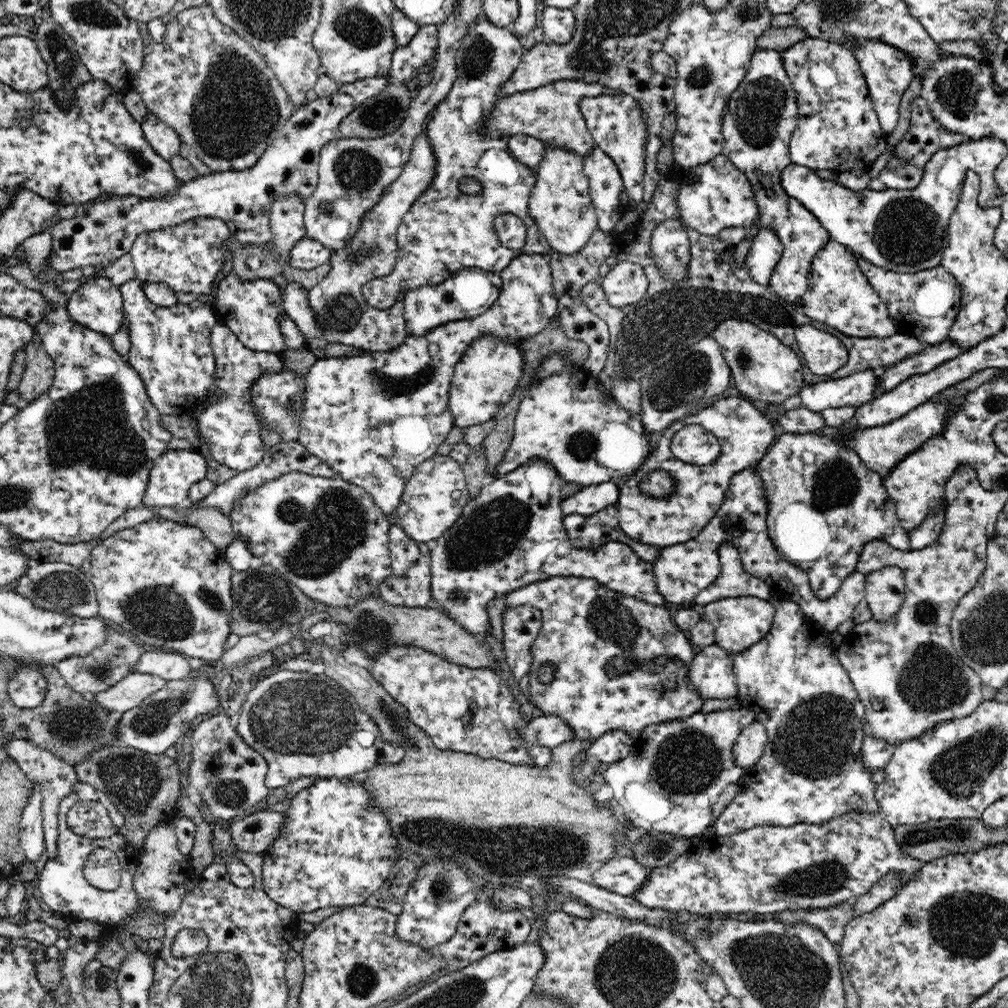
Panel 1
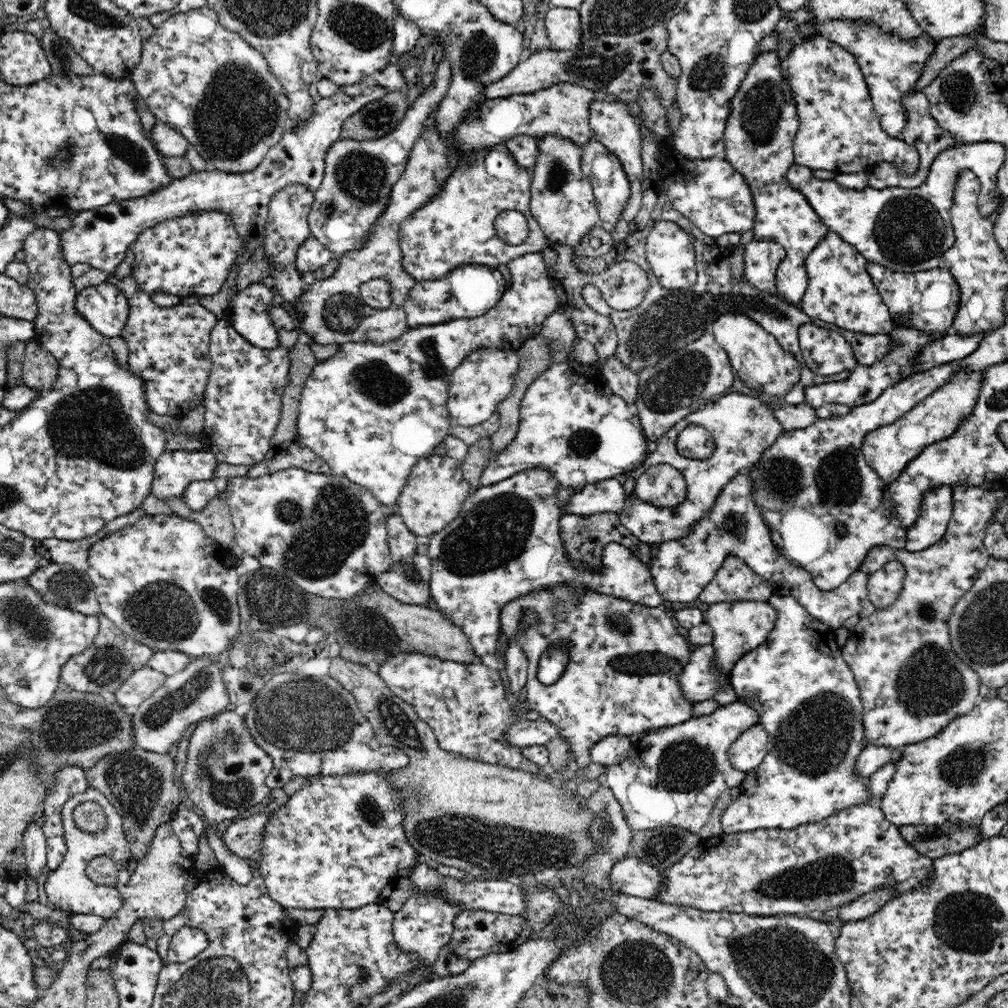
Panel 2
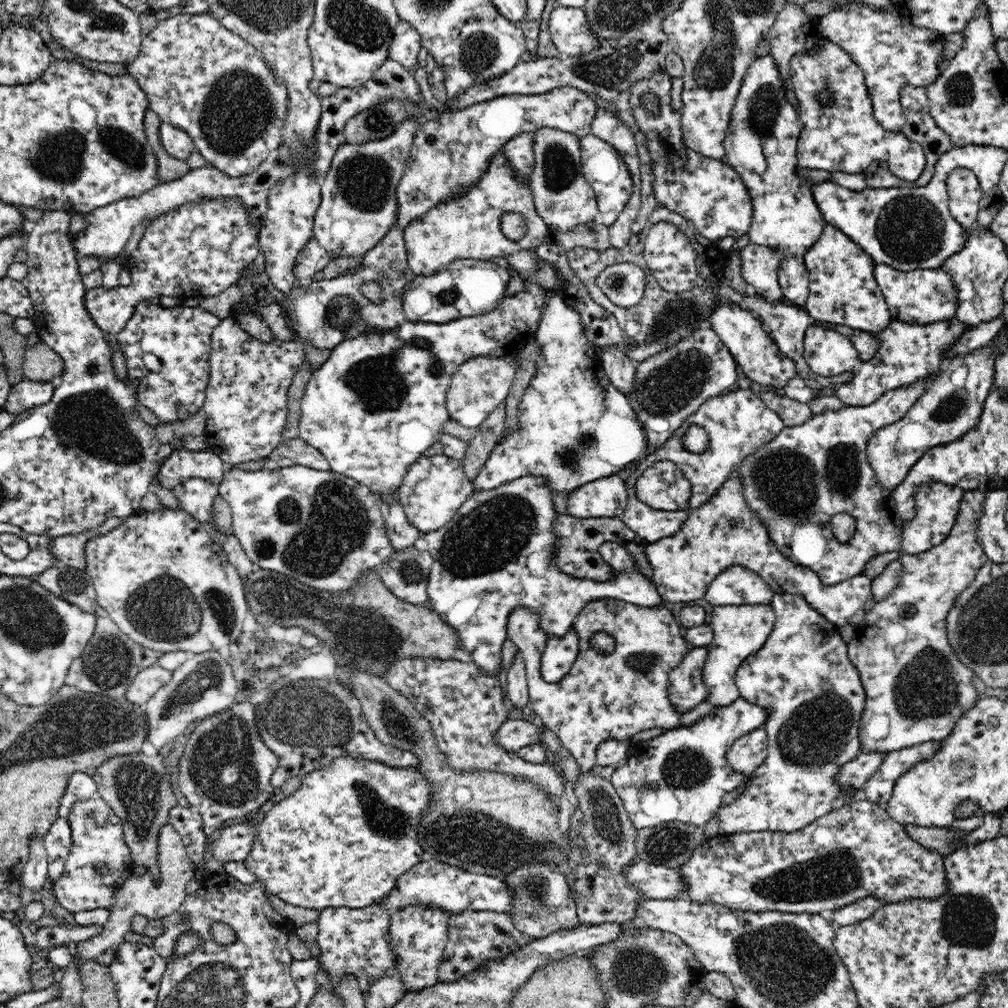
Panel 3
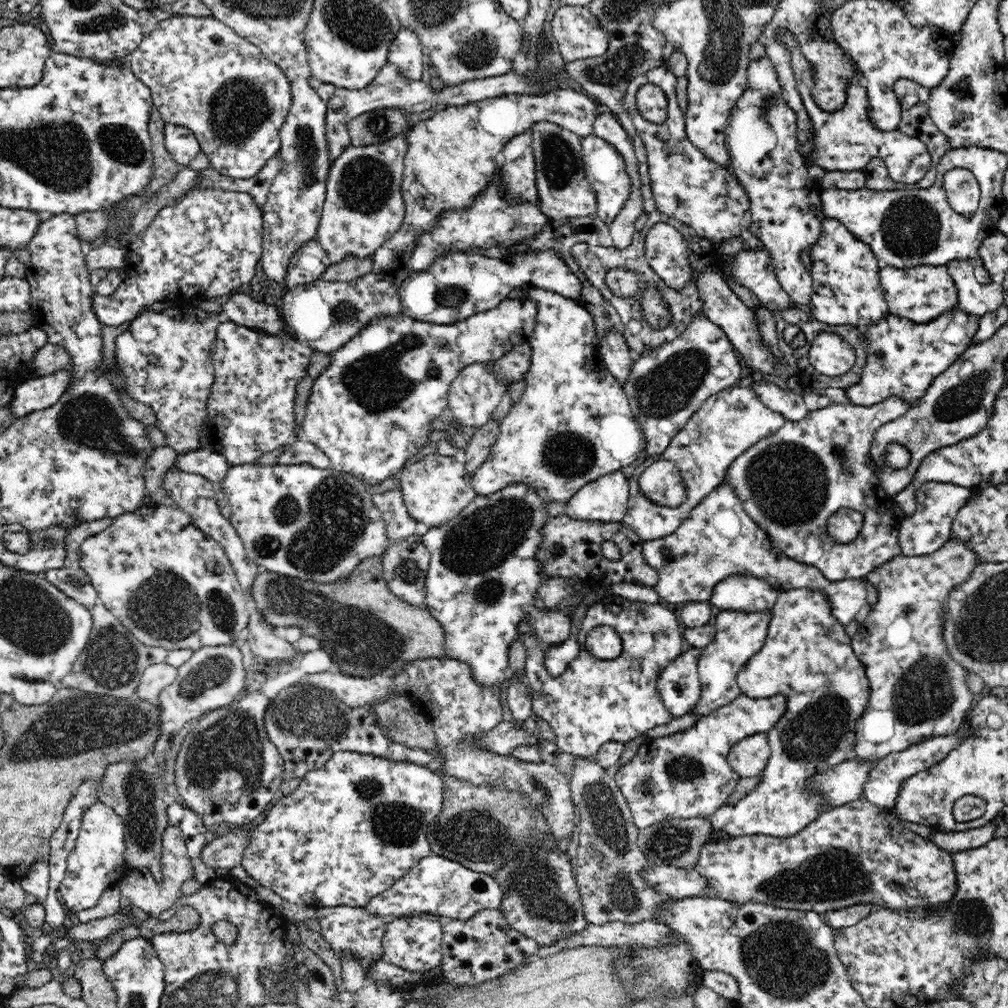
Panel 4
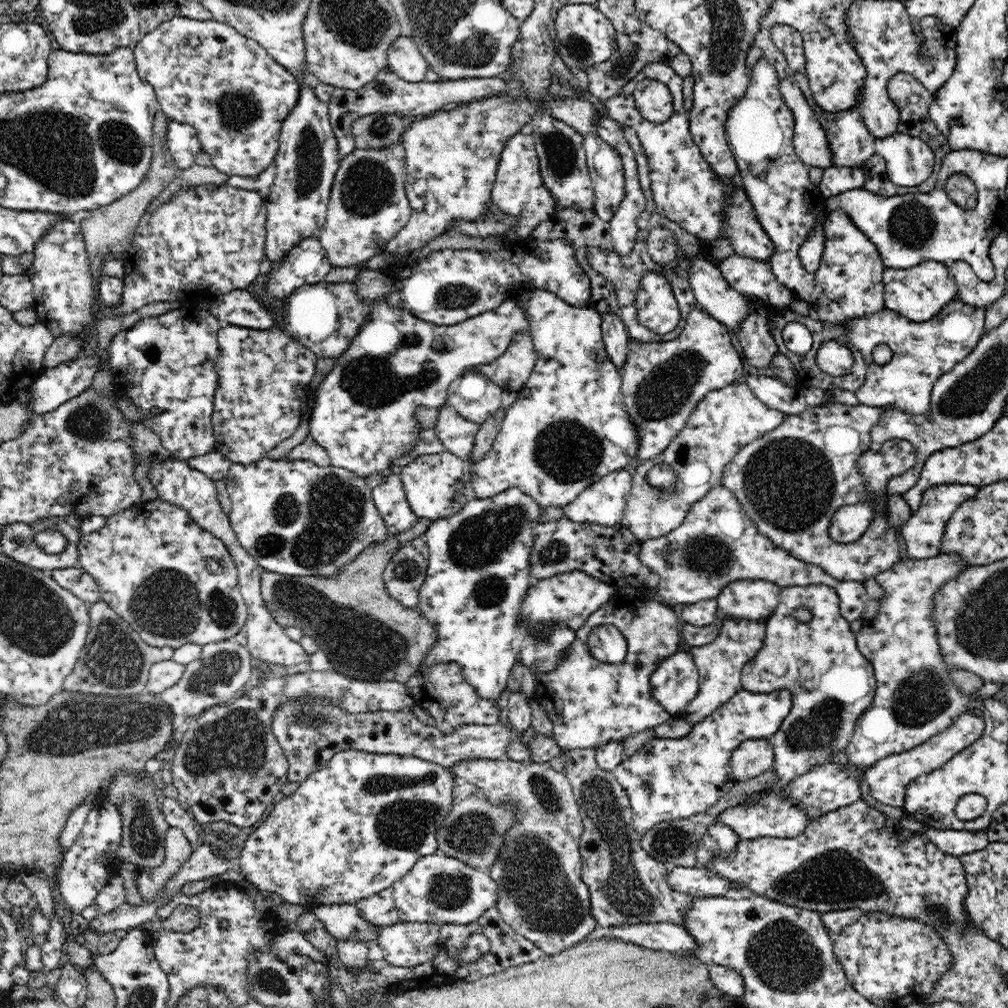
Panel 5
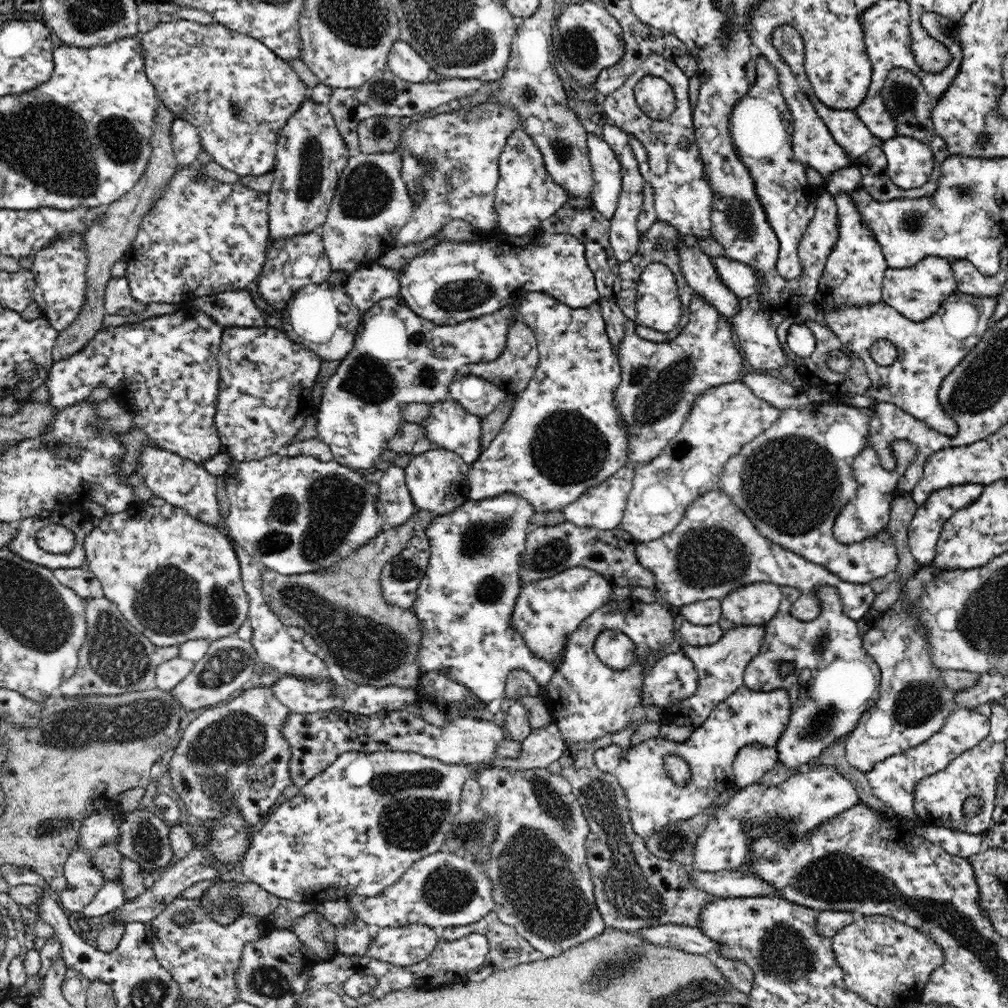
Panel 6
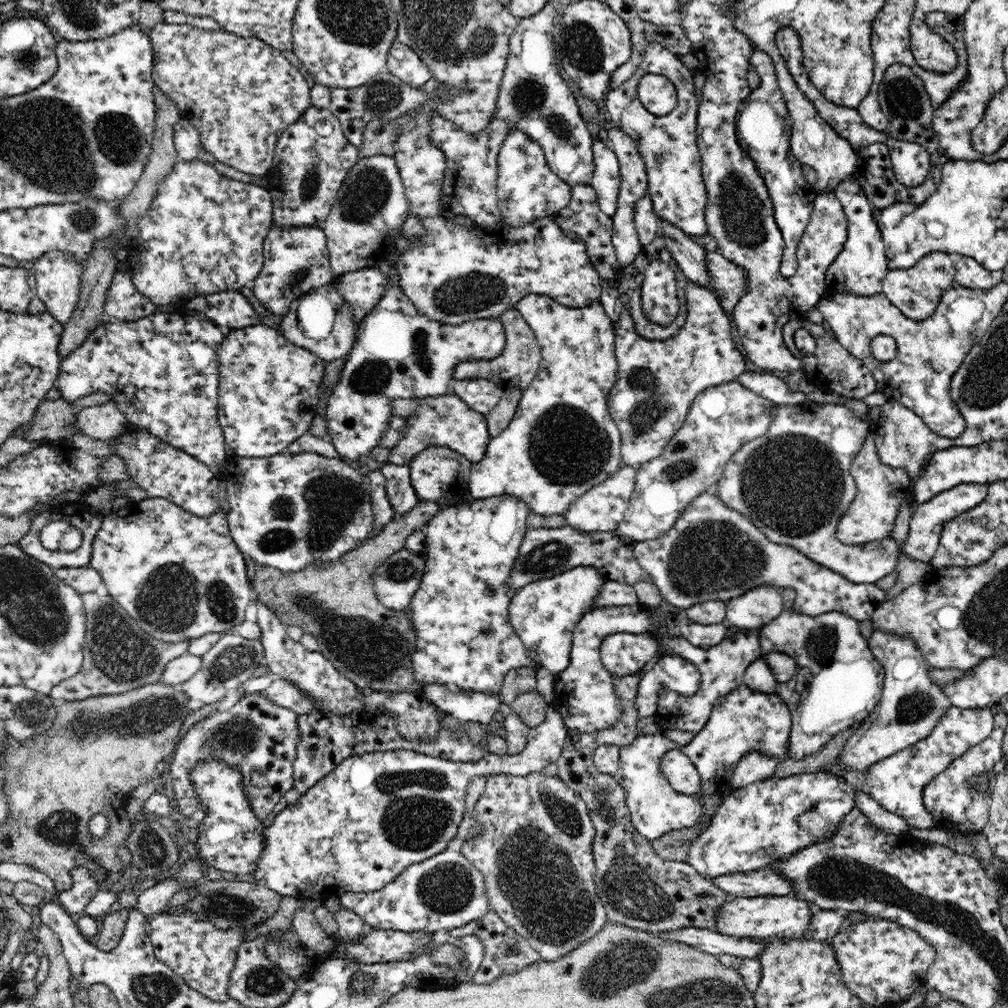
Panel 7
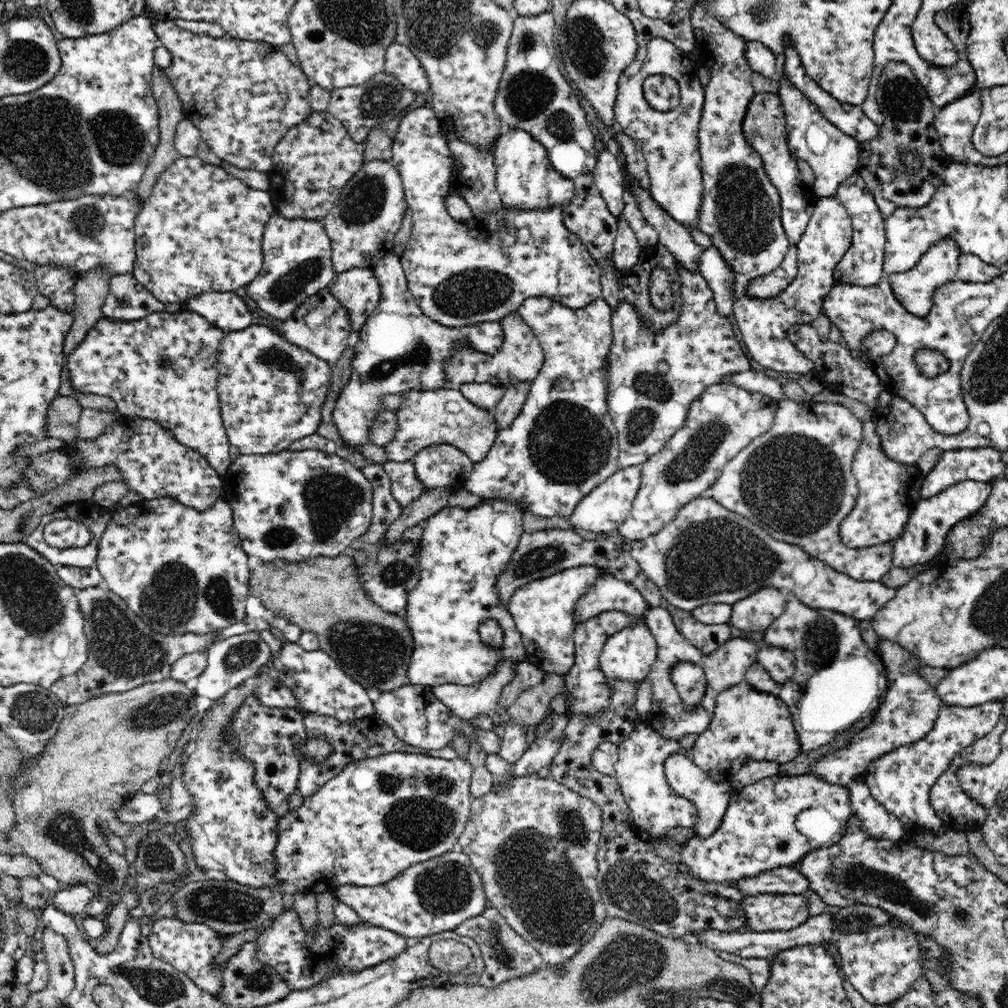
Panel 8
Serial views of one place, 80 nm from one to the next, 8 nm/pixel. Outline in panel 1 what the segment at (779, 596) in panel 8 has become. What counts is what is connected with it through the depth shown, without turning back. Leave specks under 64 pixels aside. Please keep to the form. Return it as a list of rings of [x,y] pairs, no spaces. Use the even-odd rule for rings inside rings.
[[[720,543],[719,561],[721,570],[718,578],[698,593],[694,603],[707,605],[723,598],[745,596],[767,601],[771,598],[769,586],[744,570],[740,552],[732,543]]]

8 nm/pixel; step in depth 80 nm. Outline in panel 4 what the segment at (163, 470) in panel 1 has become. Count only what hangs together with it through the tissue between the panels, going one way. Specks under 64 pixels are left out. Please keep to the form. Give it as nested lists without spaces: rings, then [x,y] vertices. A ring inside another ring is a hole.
[[[206,449],[188,452],[182,456],[178,455],[171,468],[199,474],[210,482],[219,485],[227,475],[230,464],[222,454]]]

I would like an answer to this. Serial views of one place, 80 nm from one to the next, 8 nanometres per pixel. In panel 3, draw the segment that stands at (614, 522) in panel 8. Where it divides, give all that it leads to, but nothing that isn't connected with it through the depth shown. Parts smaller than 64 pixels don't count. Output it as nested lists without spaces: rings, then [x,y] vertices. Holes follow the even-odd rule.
[[[614,474],[598,479],[568,494],[568,515],[575,518],[622,517],[627,505],[627,486]]]

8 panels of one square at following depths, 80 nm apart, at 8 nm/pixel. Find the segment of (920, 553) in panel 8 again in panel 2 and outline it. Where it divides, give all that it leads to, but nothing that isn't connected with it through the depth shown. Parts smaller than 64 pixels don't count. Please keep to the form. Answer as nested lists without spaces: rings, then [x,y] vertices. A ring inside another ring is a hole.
[[[940,486],[924,494],[920,517],[911,528],[906,528],[906,546],[910,552],[923,551],[943,539],[952,520],[953,488]]]

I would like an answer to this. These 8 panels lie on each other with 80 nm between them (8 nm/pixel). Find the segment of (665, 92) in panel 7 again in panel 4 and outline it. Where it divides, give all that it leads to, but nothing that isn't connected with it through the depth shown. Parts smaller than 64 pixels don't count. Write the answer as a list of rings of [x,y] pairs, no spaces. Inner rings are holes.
[[[642,84],[635,89],[634,99],[640,114],[650,122],[662,124],[667,117],[668,103],[664,92],[655,84]]]

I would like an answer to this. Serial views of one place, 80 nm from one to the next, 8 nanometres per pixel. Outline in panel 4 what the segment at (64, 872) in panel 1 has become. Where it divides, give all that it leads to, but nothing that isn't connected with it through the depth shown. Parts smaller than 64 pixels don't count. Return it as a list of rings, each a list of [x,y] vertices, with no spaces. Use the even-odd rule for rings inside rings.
[[[100,800],[83,812],[74,850],[71,850],[67,859],[65,878],[57,890],[70,913],[77,914],[80,910],[96,906],[102,894],[128,874],[131,866],[124,858],[126,843],[123,824],[123,818]]]

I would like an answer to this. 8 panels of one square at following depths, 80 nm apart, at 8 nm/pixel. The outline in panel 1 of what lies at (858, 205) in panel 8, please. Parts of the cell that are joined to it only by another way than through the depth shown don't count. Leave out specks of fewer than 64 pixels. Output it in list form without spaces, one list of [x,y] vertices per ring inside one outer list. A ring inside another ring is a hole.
[[[828,241],[816,252],[808,276],[808,290],[799,302],[806,316],[854,338],[888,338],[897,333],[888,307],[859,269],[855,253],[844,244]]]

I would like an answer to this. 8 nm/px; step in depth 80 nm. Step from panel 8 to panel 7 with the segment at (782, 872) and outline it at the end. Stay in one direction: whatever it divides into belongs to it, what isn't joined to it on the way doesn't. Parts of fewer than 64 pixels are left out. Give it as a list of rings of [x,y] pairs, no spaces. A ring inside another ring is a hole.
[[[770,867],[746,874],[718,876],[712,879],[712,884],[716,884],[716,887],[724,891],[730,901],[741,897],[792,896],[794,894],[794,885]]]

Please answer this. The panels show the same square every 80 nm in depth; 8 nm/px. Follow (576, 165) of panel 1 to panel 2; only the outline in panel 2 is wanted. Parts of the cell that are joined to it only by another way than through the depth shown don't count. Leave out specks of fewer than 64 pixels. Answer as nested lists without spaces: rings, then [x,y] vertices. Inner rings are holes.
[[[538,136],[536,139],[538,139],[538,156],[530,170],[532,181],[529,205],[532,216],[537,220],[542,232],[551,242],[557,242],[564,246],[576,246],[600,222],[593,188],[591,183],[585,179],[581,169],[582,147],[576,146],[571,140],[564,140],[559,136]]]

